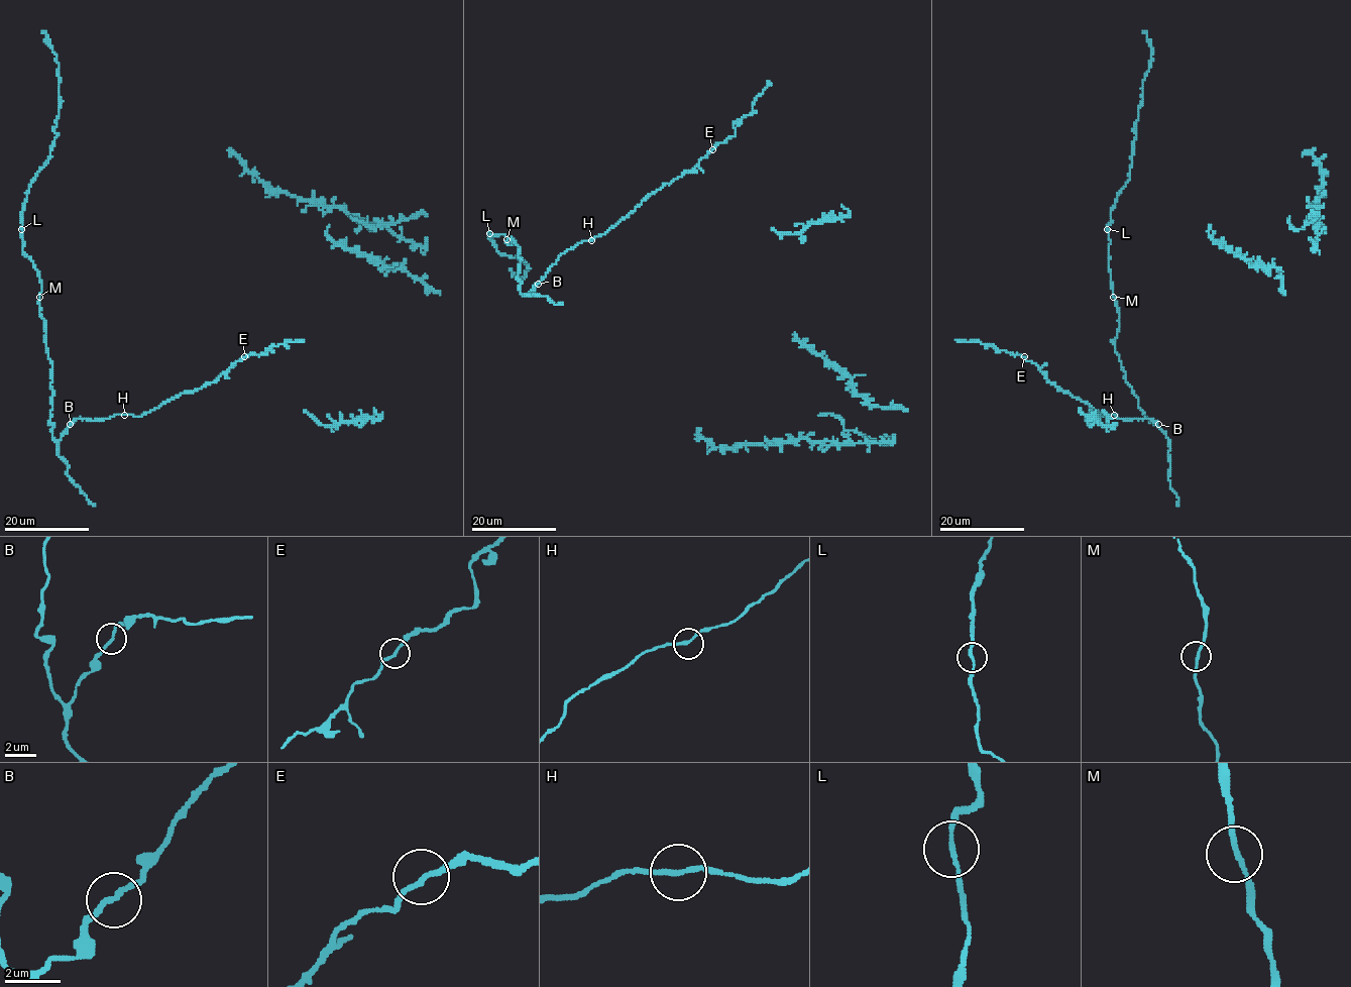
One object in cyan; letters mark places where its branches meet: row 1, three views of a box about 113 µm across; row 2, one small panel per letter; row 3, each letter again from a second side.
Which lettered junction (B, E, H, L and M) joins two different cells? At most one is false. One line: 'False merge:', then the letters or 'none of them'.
False merge: none of them

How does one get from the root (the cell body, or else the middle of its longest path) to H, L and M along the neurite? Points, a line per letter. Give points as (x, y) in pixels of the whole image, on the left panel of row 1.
H: (185, 393), (141, 416), (124, 415)
L: (185, 393), (141, 416), (78, 418), (55, 441), (41, 283), (24, 254), (22, 229)
M: (185, 393), (141, 416), (78, 418), (57, 442), (49, 423), (51, 360), (44, 340), (39, 297)

